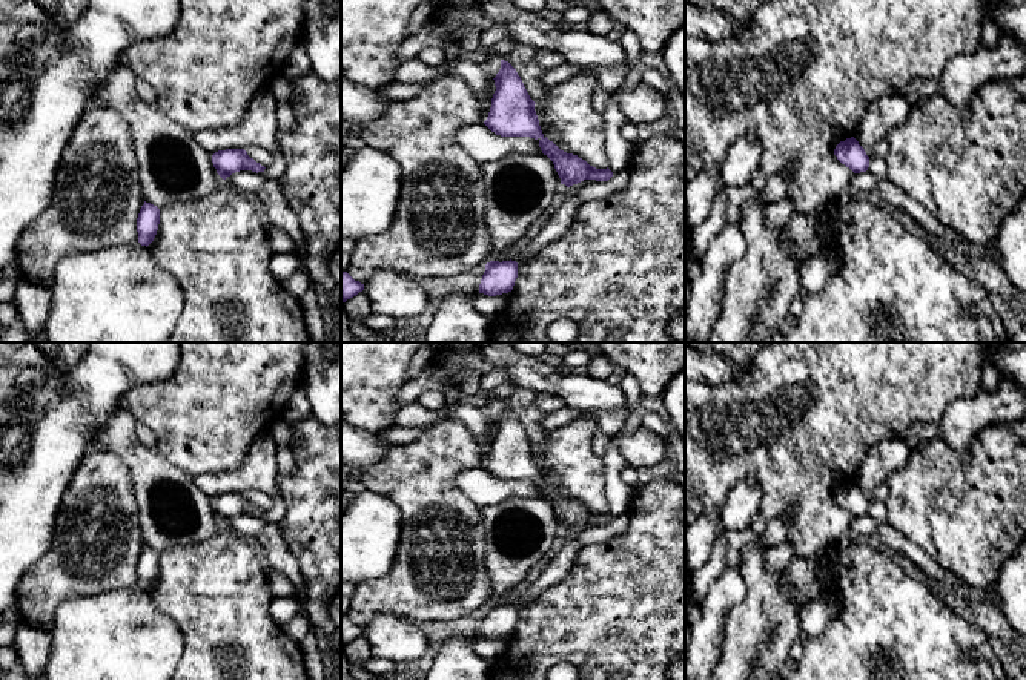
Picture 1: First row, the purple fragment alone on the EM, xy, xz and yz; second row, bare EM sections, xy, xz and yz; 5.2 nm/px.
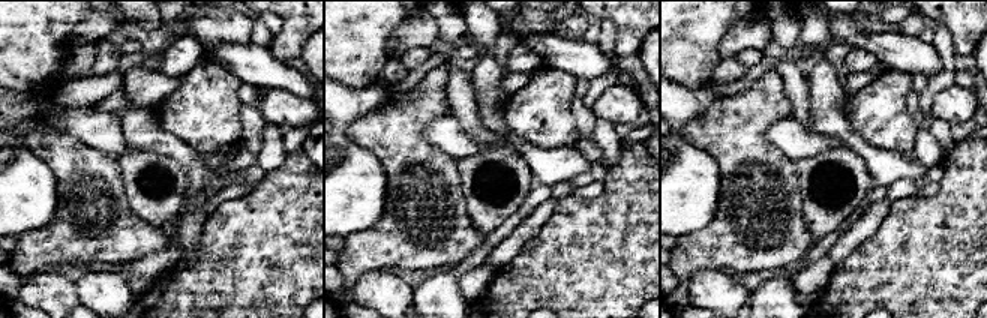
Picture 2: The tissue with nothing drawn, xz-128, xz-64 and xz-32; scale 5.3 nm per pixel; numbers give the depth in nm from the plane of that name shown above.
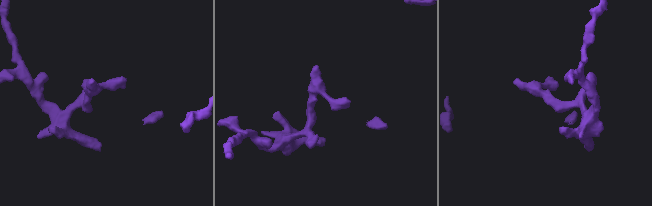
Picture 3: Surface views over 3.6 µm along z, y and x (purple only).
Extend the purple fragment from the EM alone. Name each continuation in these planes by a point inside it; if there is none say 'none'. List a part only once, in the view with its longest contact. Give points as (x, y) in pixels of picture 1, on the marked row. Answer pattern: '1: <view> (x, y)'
none

